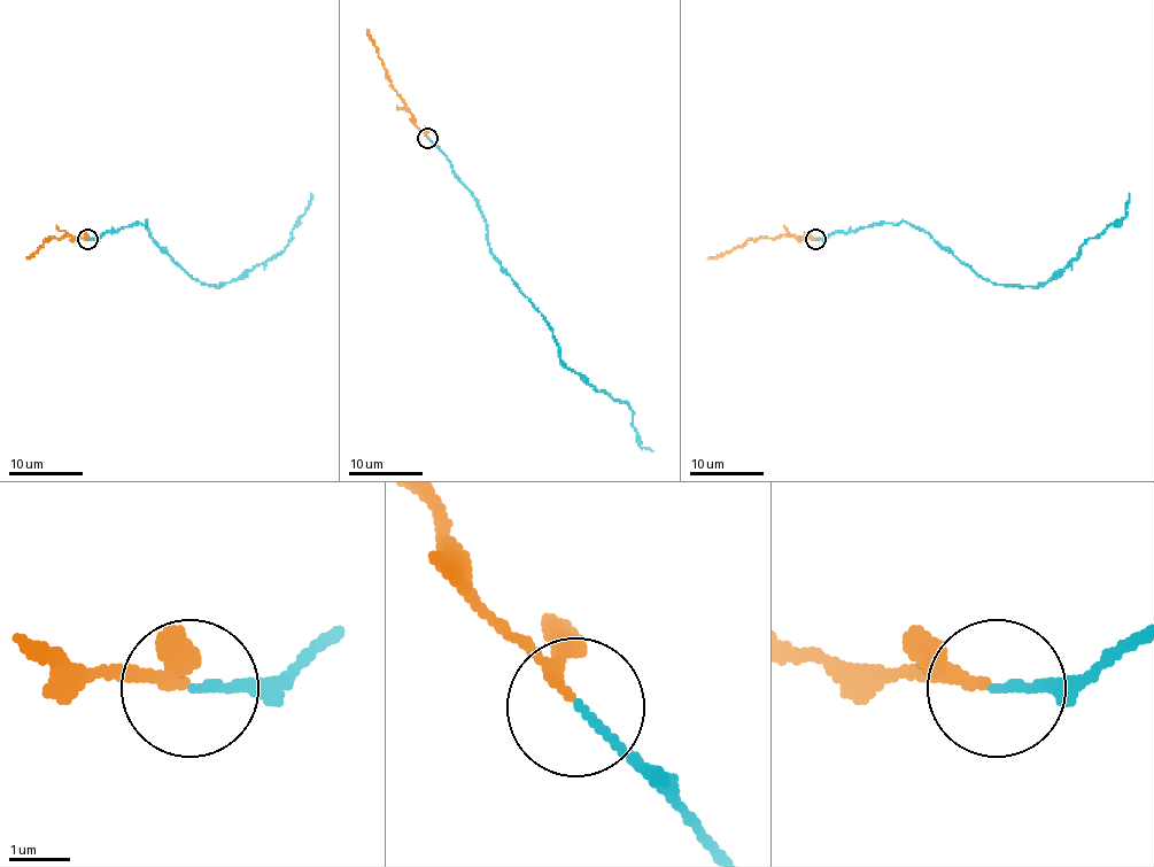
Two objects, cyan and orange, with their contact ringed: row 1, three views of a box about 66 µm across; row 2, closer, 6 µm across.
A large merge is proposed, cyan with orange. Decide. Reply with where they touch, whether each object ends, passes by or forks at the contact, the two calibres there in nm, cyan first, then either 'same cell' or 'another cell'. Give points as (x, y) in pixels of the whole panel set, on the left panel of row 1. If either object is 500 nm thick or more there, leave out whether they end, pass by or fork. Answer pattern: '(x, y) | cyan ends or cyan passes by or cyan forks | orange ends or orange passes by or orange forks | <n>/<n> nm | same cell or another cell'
(87, 239) | cyan ends | orange passes by | 120/140 nm | same cell

